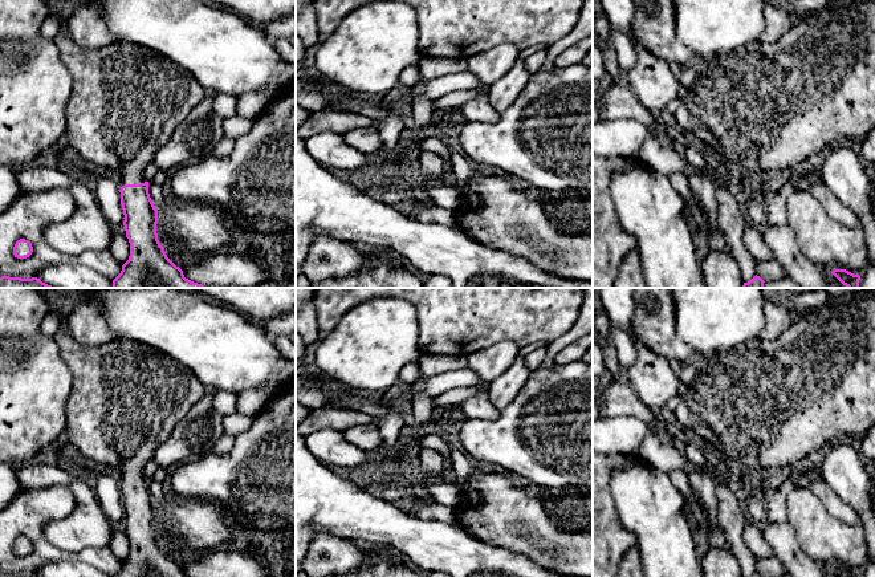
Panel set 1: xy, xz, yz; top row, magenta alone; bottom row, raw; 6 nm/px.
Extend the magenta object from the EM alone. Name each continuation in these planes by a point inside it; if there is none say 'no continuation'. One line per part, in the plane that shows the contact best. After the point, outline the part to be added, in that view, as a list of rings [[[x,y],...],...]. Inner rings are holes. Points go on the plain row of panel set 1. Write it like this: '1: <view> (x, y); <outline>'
1: xy (126, 398); [[[65,325],[53,338],[72,373],[72,390],[65,406],[68,440],[80,455],[95,462],[99,470],[115,471],[122,483],[145,480],[143,467],[178,422],[204,397],[205,386],[176,359],[130,338],[117,337],[102,345],[81,345]]]

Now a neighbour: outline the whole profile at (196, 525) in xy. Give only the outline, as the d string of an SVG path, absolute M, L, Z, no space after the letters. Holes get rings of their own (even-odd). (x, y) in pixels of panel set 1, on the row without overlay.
M166 496L158 507L156 531L160 543L175 544L192 557L233 546L227 513L208 500Z

